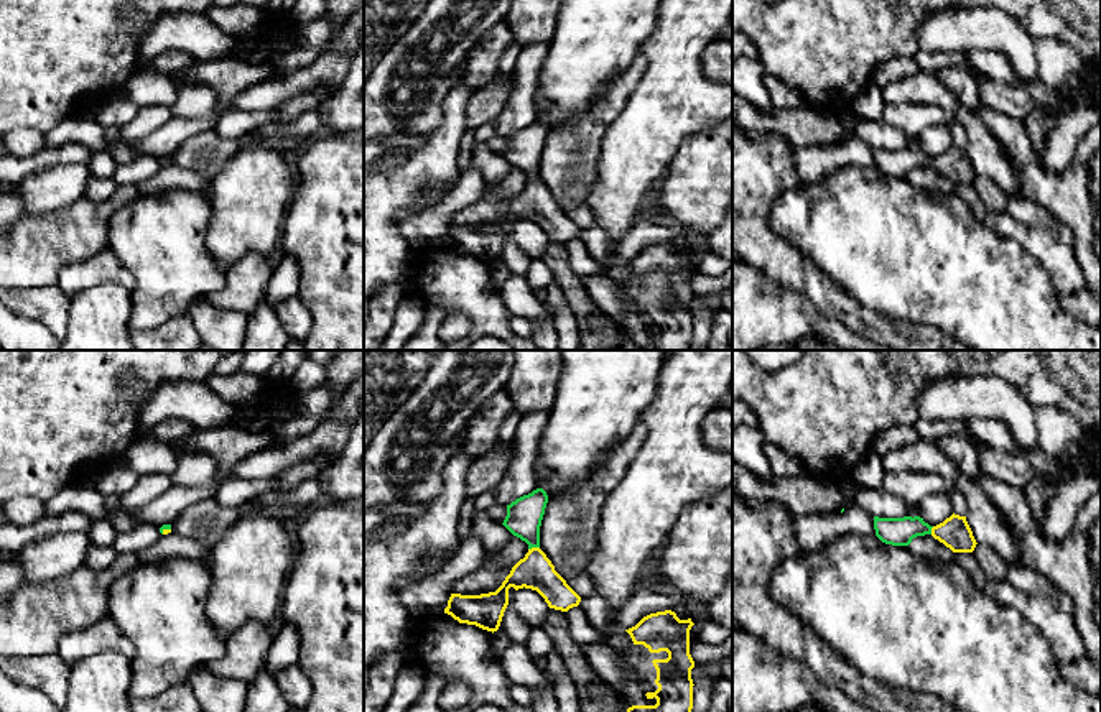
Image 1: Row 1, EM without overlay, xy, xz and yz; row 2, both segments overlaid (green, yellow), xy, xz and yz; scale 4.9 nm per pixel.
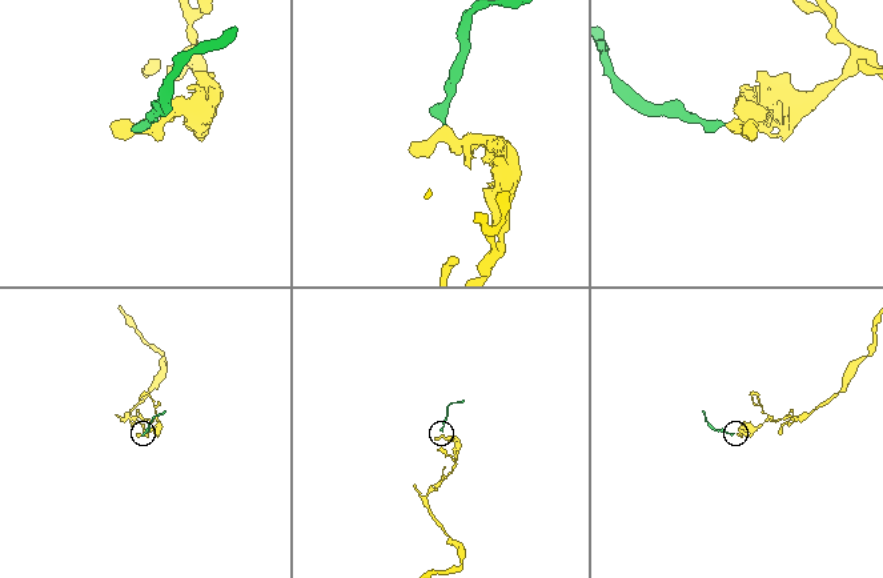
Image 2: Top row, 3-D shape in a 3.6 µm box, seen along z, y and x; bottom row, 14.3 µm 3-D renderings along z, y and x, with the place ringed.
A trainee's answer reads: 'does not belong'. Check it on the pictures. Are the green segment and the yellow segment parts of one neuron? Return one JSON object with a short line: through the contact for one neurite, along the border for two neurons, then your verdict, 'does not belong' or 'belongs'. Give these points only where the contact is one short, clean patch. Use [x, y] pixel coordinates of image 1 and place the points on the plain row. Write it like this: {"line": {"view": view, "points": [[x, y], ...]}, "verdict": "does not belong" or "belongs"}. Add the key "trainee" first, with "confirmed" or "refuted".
{"trainee": "refuted", "line": {"view": "xz", "points": [[524, 148], [534, 178], [535, 203]]}, "verdict": "belongs"}

